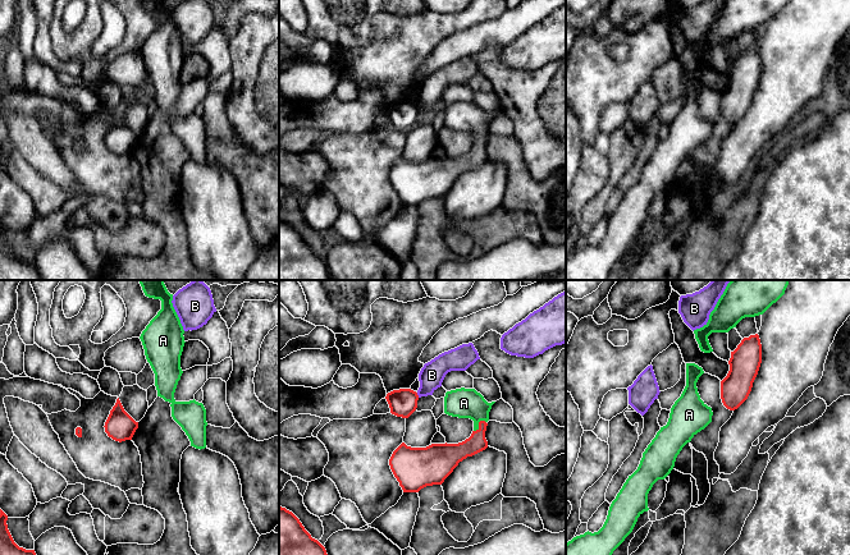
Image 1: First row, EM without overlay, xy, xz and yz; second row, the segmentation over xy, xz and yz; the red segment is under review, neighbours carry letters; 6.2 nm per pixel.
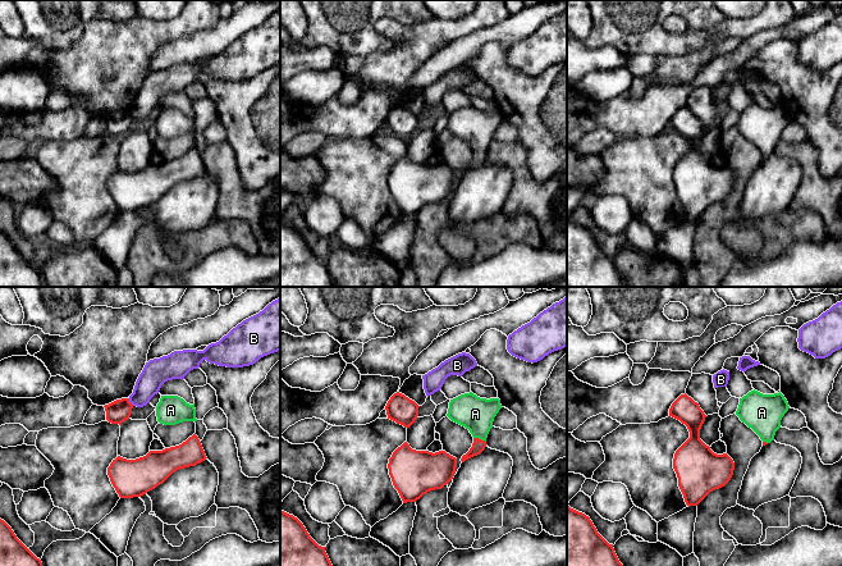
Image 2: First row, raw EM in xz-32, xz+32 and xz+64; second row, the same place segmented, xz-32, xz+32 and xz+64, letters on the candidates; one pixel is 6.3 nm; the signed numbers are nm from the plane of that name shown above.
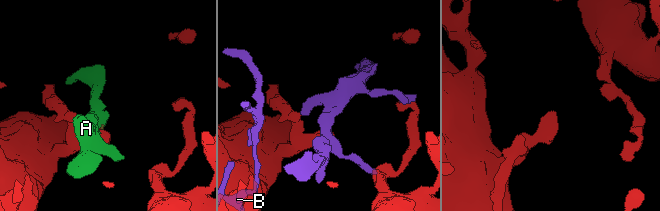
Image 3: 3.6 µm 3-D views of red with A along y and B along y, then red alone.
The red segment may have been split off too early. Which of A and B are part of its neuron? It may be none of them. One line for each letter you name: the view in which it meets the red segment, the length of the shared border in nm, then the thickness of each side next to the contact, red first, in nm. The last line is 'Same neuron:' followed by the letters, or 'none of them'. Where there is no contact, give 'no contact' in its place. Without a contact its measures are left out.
A: meets red in xz; contact 100 nm long; 140 nm thick on the red side, 190 nm on the other
Same neuron: A

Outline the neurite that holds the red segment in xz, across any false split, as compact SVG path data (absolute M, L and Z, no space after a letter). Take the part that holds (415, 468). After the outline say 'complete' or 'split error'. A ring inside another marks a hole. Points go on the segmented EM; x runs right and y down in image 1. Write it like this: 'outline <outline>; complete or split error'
outline M456 389L445 393L444 413L458 418L474 421L474 431L469 439L458 444L431 444L426 448L411 448L402 442L389 459L390 469L399 482L403 492L419 492L421 489L433 485L442 485L453 472L460 462L472 457L488 448L485 431L489 421L489 412L495 402L488 403L475 389Z; split error

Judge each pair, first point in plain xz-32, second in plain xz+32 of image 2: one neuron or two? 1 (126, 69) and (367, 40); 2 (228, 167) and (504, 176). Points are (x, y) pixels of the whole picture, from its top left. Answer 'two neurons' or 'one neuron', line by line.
1: two neurons
2: two neurons

